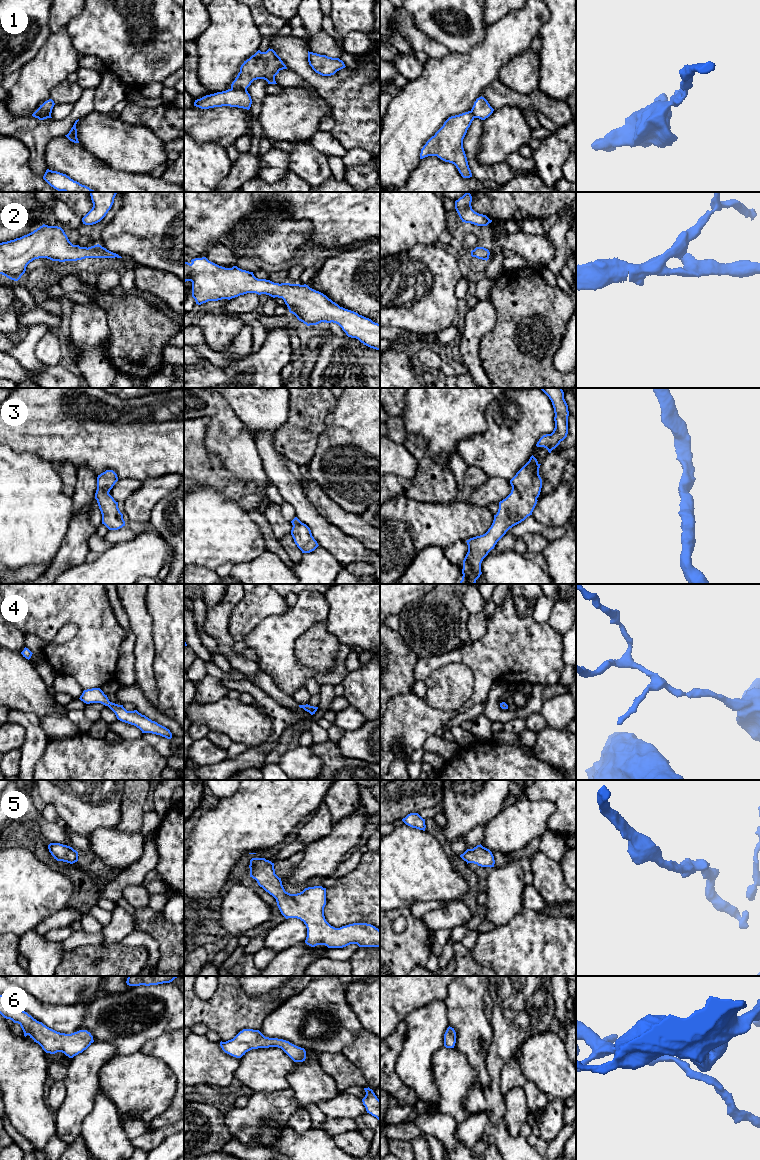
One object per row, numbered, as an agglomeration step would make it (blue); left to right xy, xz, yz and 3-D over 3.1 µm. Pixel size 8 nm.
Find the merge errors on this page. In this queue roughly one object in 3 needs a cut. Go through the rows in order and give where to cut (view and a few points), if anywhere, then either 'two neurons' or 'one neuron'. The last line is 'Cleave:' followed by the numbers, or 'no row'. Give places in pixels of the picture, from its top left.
1: xy (50, 114), (33, 116) | two neurons
2: no cut | one neuron
3: no cut | one neuron
4: no cut | one neuron
5: no cut | one neuron
6: no cut | one neuron
Cleave: 1

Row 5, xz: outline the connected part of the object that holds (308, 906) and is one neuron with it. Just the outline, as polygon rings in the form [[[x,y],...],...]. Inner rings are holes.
[[[265,858],[250,860],[250,877],[272,895],[281,914],[297,918],[307,928],[305,943],[311,947],[325,945],[328,948],[343,948],[350,944],[359,947],[380,947],[380,930],[367,923],[353,923],[340,928],[331,926],[325,919],[326,888],[314,886],[297,894],[285,891],[281,878],[275,874],[274,863]]]

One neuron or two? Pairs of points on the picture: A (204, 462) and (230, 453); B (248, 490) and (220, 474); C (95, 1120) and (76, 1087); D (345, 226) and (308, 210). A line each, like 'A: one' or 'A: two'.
A: two
B: one
C: two
D: one

